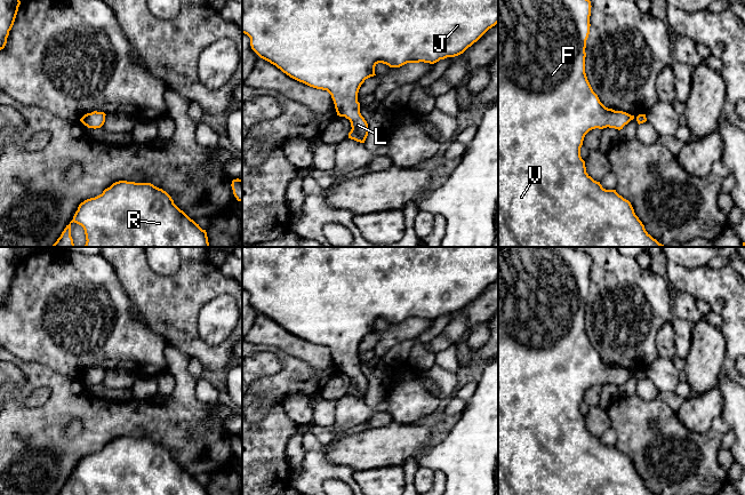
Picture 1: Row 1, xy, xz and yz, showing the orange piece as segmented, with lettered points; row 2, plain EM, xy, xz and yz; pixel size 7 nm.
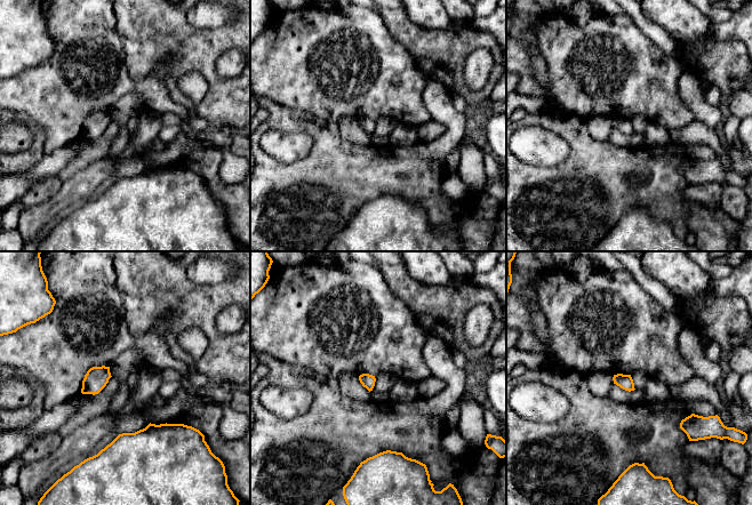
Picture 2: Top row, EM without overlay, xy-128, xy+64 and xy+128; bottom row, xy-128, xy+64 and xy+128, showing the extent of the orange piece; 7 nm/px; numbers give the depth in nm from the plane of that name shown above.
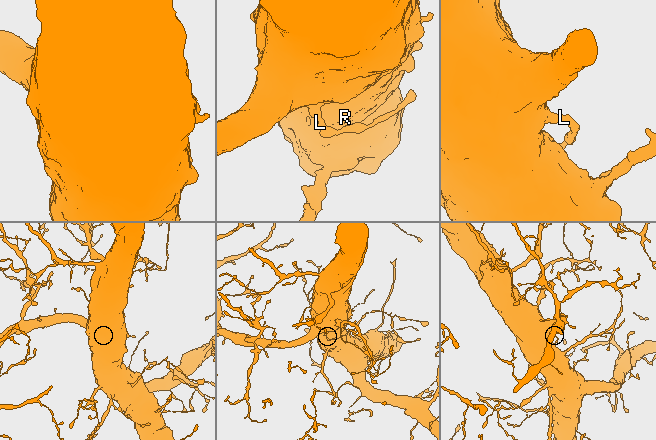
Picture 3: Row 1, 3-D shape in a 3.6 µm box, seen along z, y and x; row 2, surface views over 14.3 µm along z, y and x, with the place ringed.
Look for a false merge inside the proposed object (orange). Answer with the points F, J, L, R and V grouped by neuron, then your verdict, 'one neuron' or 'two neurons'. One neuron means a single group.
groups F J L R V; one neuron

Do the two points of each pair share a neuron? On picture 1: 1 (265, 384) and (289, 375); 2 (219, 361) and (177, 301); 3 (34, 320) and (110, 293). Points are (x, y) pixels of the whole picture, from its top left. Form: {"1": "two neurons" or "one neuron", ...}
{"1": "one neuron", "2": "one neuron", "3": "one neuron"}

